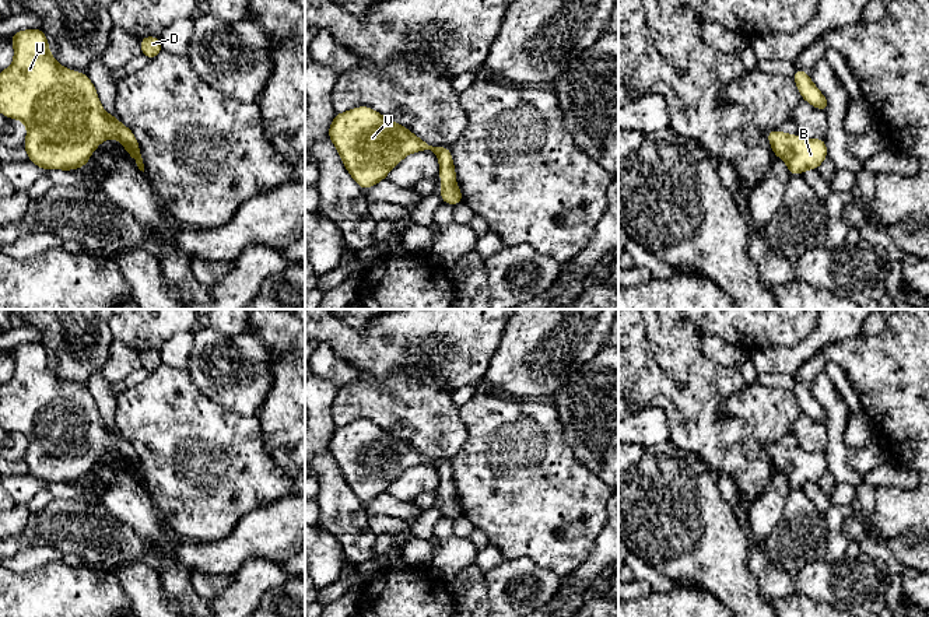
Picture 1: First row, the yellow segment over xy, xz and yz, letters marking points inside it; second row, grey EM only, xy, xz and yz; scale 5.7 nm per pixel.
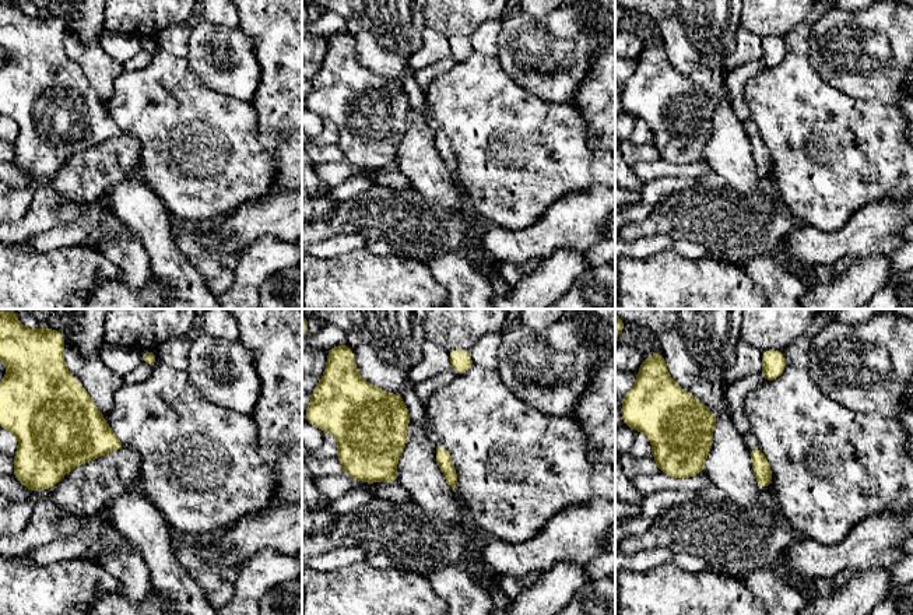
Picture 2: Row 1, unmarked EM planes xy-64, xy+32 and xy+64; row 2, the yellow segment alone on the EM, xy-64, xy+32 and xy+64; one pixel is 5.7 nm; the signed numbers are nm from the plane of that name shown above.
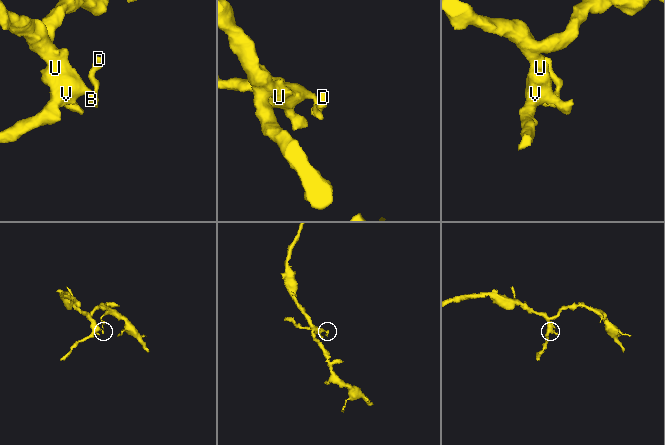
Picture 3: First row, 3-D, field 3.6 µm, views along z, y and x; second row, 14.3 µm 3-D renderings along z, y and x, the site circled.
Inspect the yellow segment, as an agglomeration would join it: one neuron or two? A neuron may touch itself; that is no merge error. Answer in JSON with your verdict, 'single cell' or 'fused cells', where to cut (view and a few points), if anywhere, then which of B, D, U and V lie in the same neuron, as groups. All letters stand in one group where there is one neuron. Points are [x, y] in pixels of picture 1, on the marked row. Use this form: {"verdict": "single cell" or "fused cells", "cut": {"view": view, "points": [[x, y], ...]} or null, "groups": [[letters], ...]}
{"verdict": "single cell", "cut": null, "groups": [["B", "D", "U", "V"]]}

